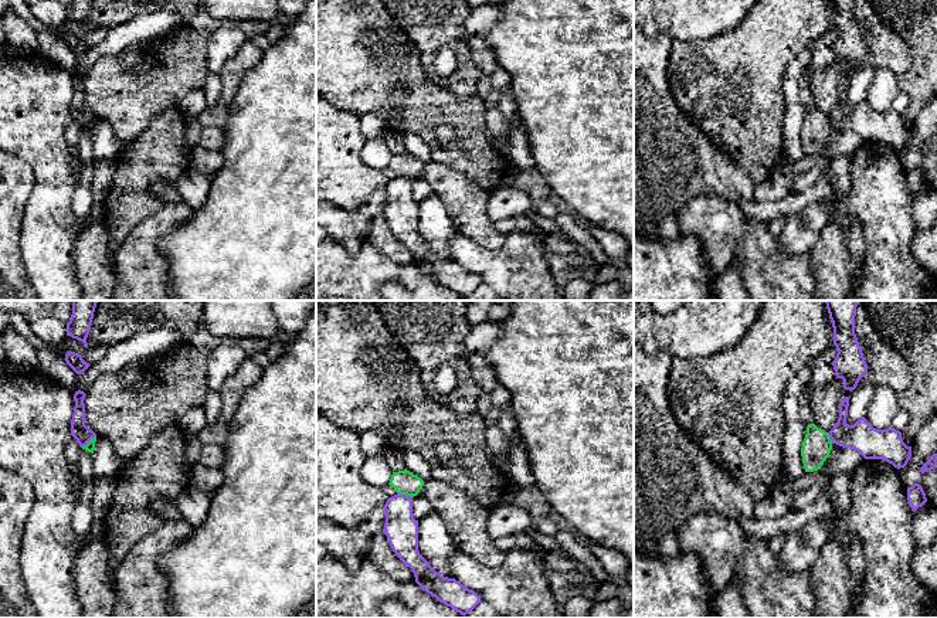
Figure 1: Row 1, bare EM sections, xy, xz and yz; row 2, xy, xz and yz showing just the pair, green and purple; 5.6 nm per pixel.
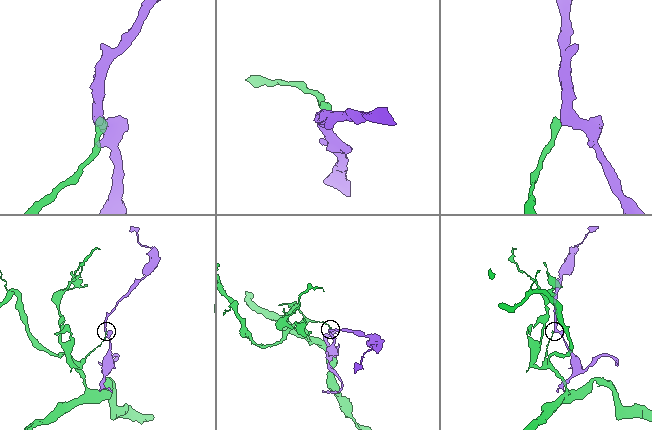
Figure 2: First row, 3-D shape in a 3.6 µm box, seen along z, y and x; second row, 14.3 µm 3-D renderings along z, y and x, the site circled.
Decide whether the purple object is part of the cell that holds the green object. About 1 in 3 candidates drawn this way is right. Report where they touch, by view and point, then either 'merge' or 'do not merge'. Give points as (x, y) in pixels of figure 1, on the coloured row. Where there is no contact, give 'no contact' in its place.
contact xz (404, 493); do not merge

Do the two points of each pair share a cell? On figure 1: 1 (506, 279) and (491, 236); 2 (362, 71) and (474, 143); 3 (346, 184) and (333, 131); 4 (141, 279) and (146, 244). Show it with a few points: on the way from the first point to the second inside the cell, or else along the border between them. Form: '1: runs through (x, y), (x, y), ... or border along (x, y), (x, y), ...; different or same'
1: border along (506, 234), (495, 248), (465, 236); different
2: runs through (391, 91), (451, 114); same
3: runs through (335, 172), (333, 143); same
4: runs through (141, 271), (141, 253); same

